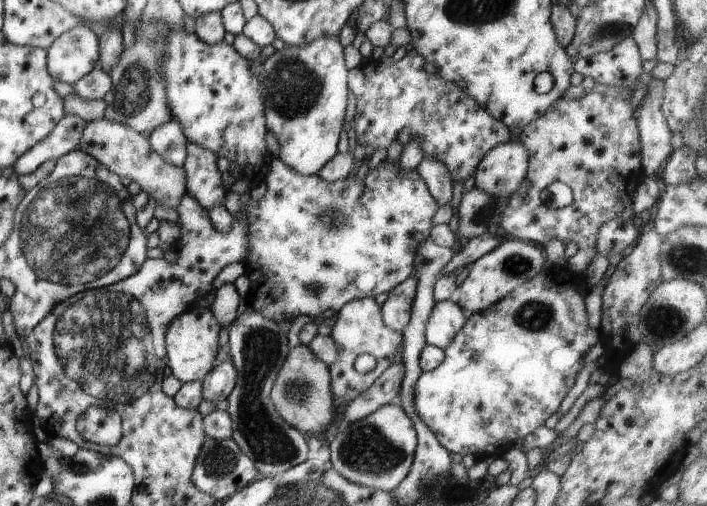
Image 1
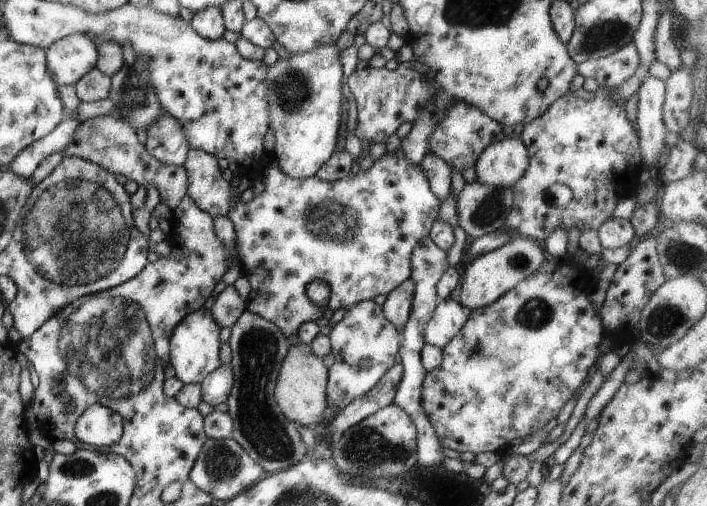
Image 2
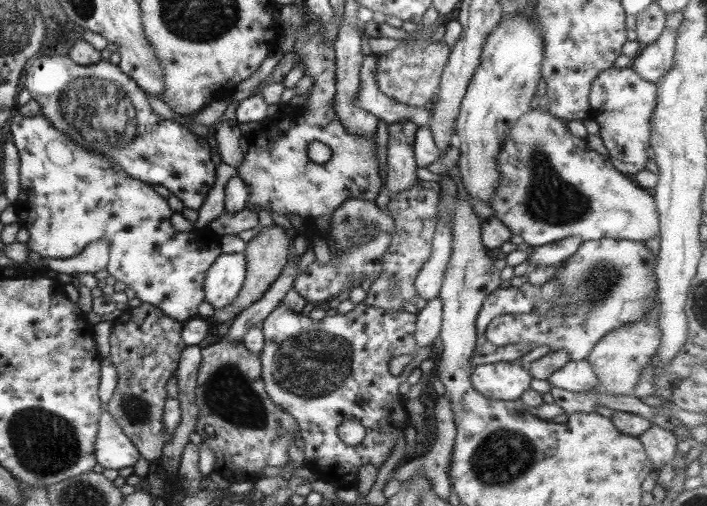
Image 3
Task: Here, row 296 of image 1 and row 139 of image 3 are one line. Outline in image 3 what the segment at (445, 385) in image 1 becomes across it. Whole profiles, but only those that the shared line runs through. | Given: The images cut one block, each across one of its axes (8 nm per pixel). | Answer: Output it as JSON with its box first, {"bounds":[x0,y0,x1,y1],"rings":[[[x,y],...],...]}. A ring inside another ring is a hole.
{"bounds":[488,103,658,247],"rings":[[[534,103],[533,106],[521,118],[517,118],[517,122],[509,126],[508,131],[505,133],[505,138],[501,143],[499,152],[495,155],[494,165],[496,166],[498,174],[498,185],[494,188],[493,194],[490,196],[488,202],[489,208],[493,210],[493,217],[497,218],[509,229],[511,234],[521,236],[522,242],[528,244],[529,247],[543,246],[557,242],[558,240],[567,238],[569,236],[576,236],[583,242],[587,240],[599,240],[603,238],[632,240],[637,242],[645,242],[648,238],[657,237],[658,234],[658,216],[655,210],[655,203],[653,197],[647,193],[642,187],[633,183],[628,175],[619,172],[610,163],[610,160],[605,155],[601,155],[596,151],[590,149],[586,145],[583,138],[576,137],[569,133],[565,121],[550,116],[548,112],[543,112]]]}

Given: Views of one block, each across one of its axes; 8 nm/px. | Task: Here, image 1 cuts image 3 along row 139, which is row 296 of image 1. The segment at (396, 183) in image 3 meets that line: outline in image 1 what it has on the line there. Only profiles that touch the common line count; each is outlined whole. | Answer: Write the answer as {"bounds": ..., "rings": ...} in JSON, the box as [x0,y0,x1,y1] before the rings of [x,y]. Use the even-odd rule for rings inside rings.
{"bounds":[380,272,417,333],"rings":[[[412,272],[403,282],[394,286],[393,290],[389,290],[386,300],[380,305],[383,324],[393,332],[401,333],[409,322],[415,286],[417,276]]]}

